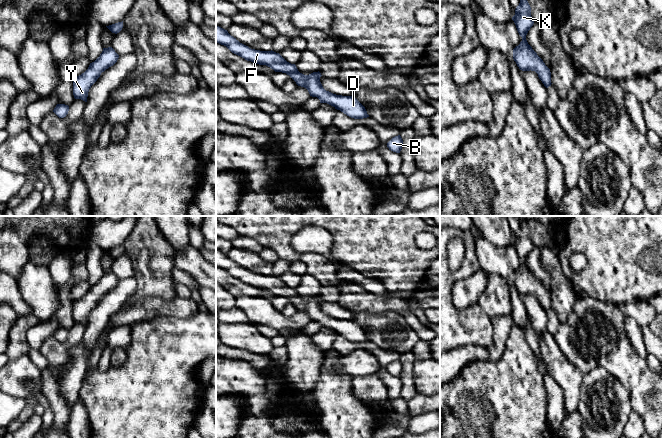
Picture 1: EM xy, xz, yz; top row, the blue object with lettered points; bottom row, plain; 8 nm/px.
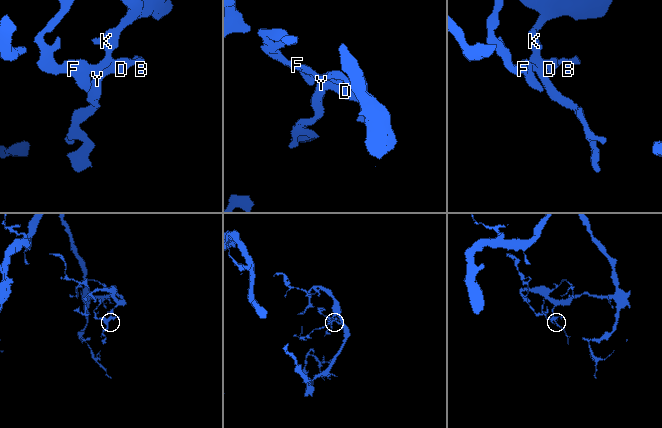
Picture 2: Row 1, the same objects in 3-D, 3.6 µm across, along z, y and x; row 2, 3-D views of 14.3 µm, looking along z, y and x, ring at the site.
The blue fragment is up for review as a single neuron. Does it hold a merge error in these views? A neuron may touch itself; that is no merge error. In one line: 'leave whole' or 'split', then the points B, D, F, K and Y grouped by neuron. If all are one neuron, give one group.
leave whole | B D F K Y

